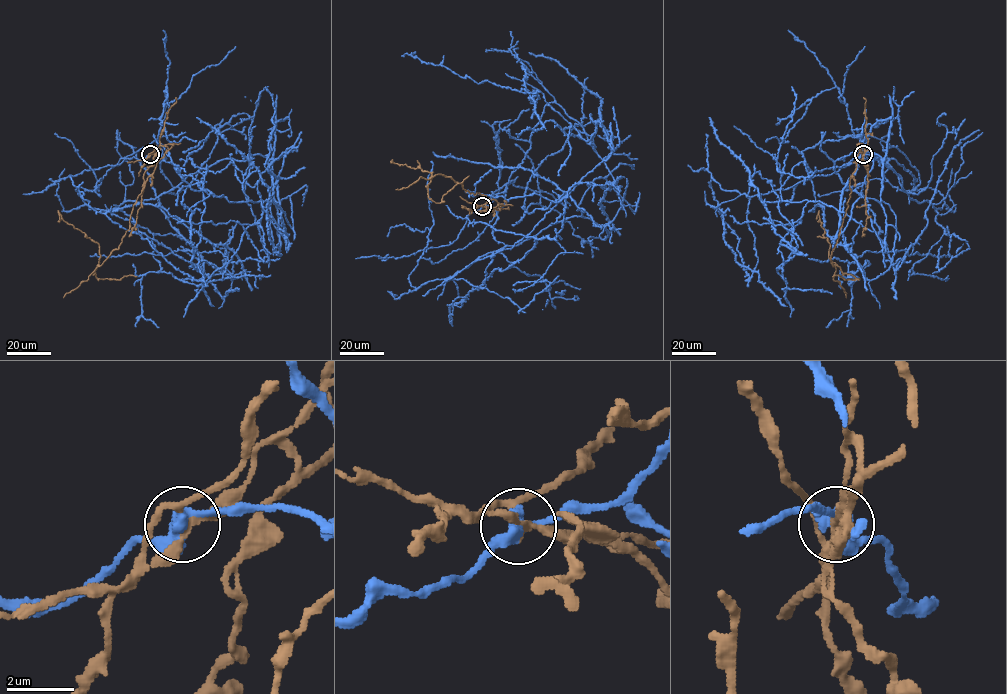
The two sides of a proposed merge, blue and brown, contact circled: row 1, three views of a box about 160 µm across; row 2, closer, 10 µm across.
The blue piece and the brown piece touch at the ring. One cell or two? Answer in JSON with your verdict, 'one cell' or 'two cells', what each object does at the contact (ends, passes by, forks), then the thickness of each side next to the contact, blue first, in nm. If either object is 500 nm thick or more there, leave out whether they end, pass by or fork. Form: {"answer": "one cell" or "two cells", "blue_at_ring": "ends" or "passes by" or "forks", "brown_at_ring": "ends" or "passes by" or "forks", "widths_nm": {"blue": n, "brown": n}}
{"answer": "two cells", "blue_at_ring": "passes by", "brown_at_ring": "passes by", "widths_nm": {"blue": 440, "brown": 240}}

